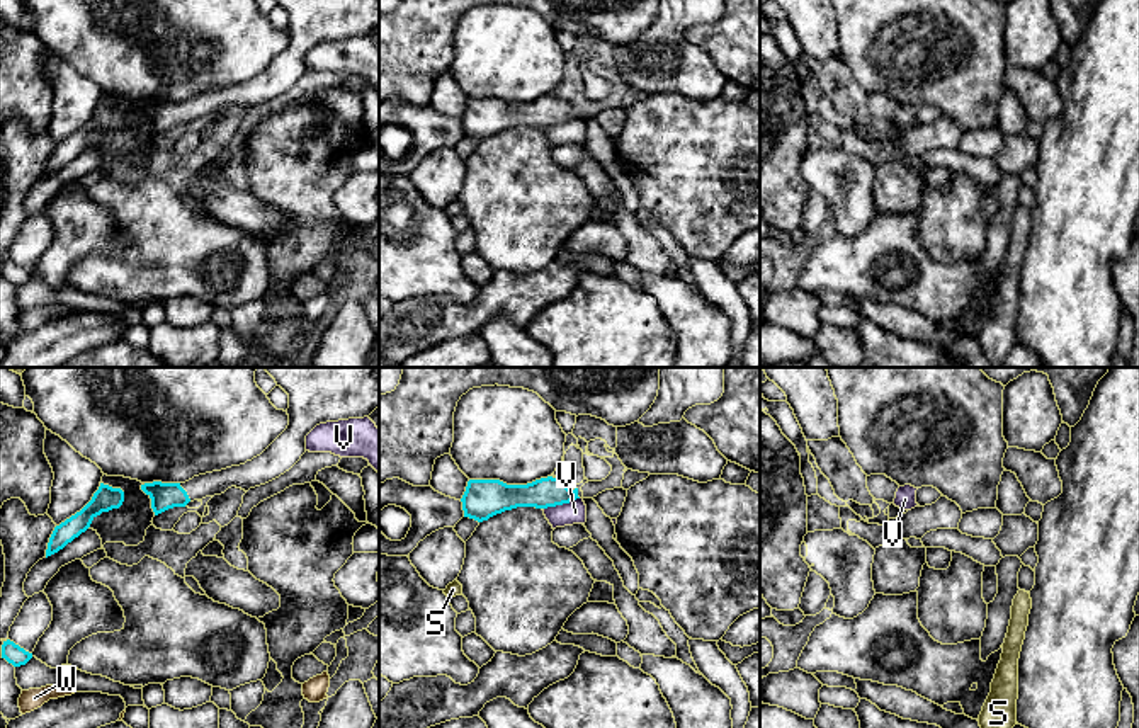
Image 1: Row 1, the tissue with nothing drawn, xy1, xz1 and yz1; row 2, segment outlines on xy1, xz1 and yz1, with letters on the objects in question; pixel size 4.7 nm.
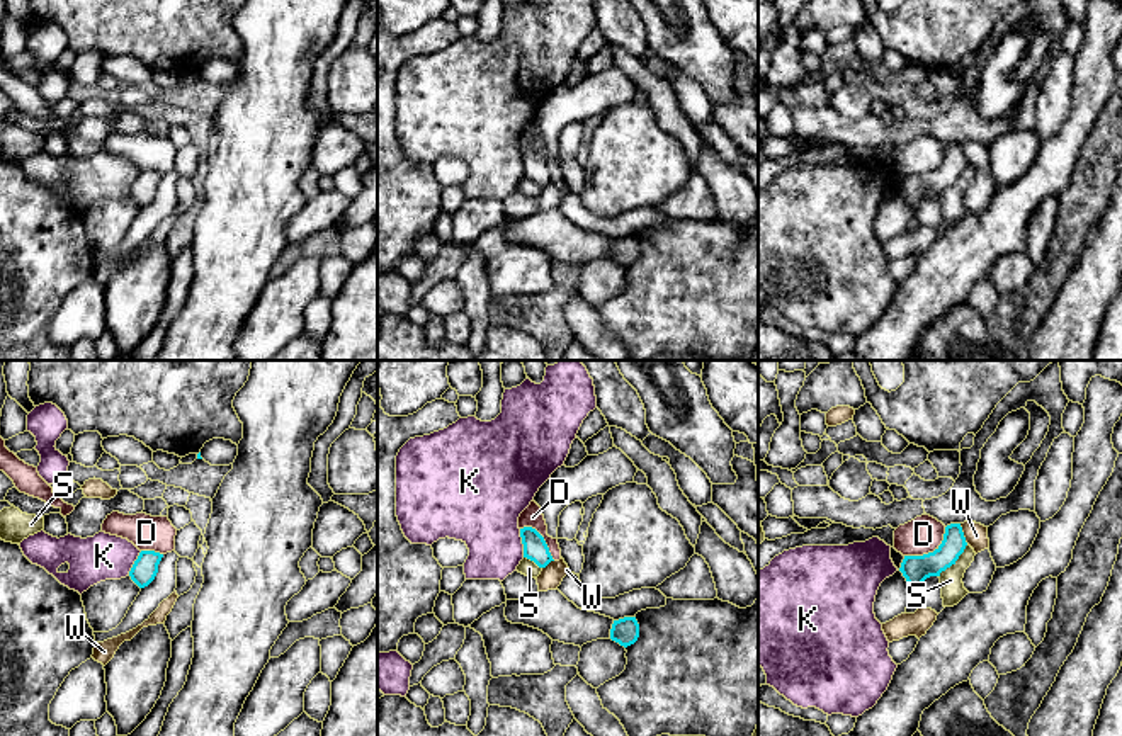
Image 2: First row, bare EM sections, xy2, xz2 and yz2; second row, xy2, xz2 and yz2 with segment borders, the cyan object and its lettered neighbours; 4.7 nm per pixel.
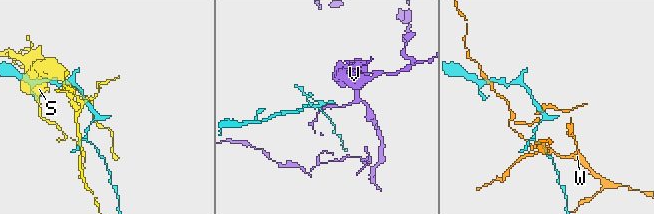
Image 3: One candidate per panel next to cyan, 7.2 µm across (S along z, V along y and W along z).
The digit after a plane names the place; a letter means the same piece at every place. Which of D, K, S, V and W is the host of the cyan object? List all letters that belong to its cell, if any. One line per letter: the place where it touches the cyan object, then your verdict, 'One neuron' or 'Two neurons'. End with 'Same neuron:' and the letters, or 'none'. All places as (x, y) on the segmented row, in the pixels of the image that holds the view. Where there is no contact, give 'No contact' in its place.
D: Touches cyan at yz2 (930, 553). Two neurons
K: Touches cyan at xz2 (522, 543). Two neurons
S: Touches cyan at yz2 (954, 561). Two neurons
V: Touches cyan at xz1 (560, 504). Two neurons
W: Touches cyan at yz2 (963, 534). Two neurons
Same neuron: none

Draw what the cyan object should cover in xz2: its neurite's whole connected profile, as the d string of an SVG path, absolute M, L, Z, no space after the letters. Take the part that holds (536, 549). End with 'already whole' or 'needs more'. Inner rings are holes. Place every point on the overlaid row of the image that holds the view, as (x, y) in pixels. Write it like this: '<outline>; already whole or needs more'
M532 527L520 529L524 544L524 558L534 561L539 568L546 568L552 559L544 537Z; already whole

